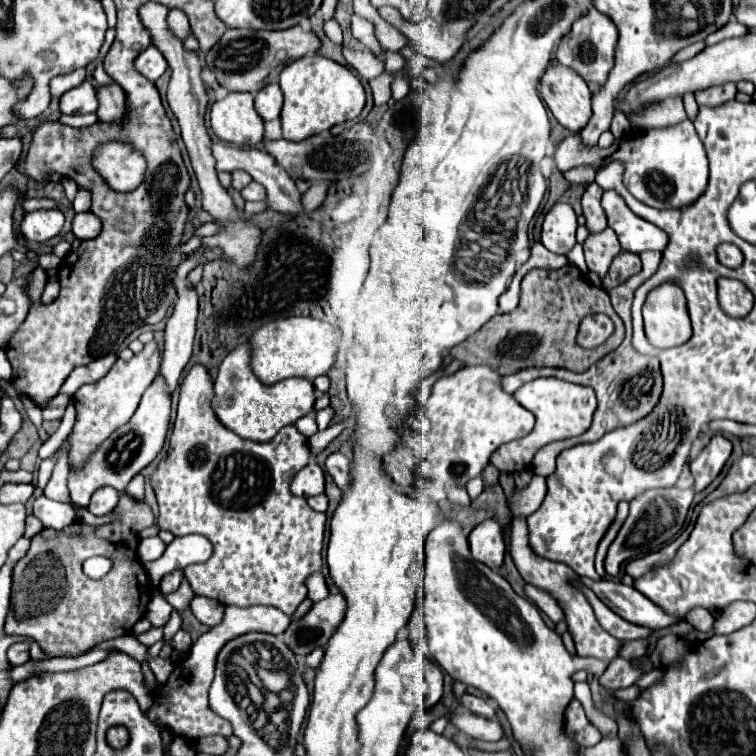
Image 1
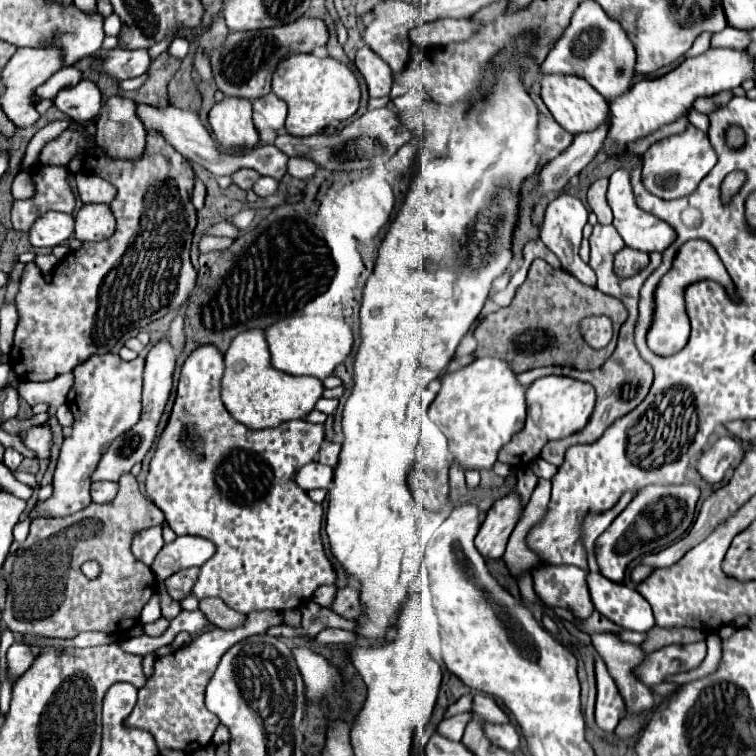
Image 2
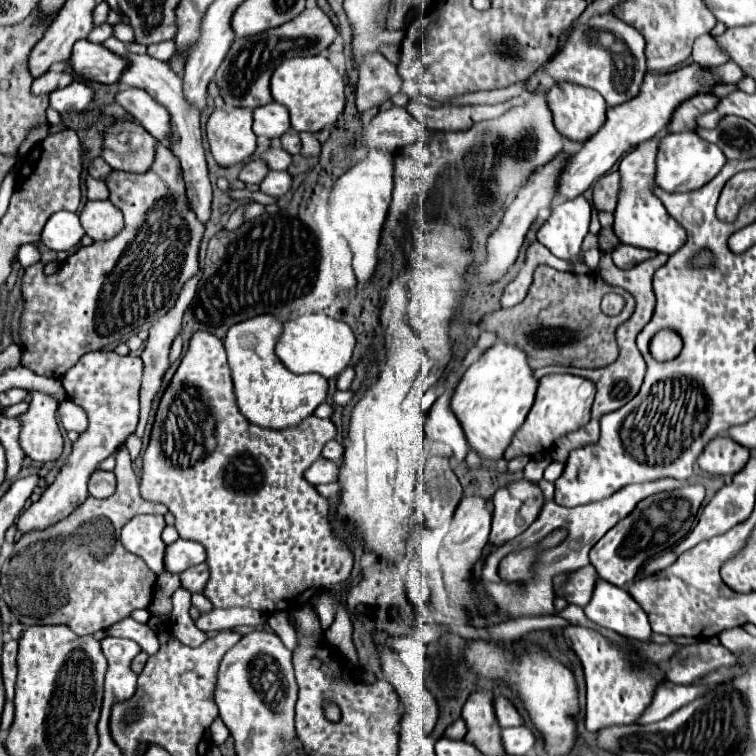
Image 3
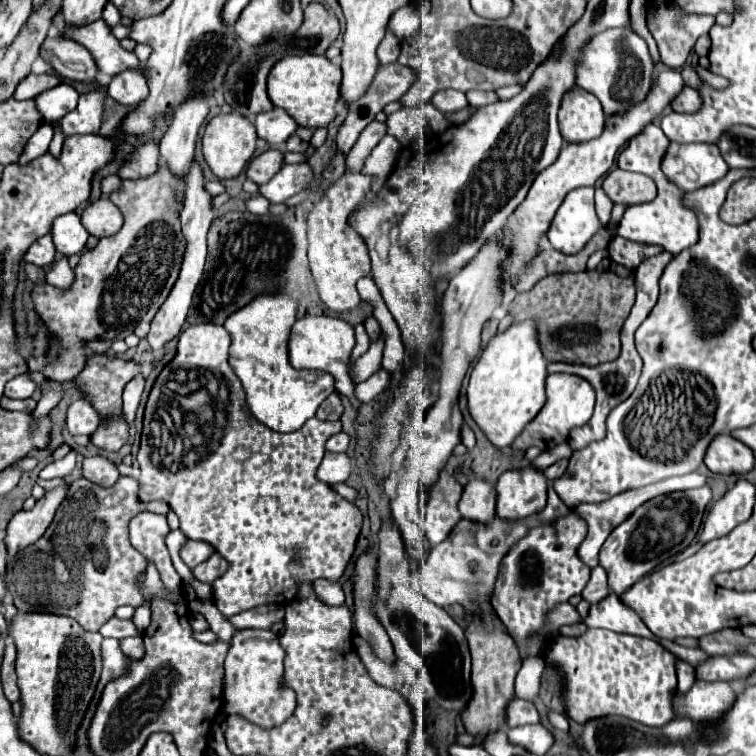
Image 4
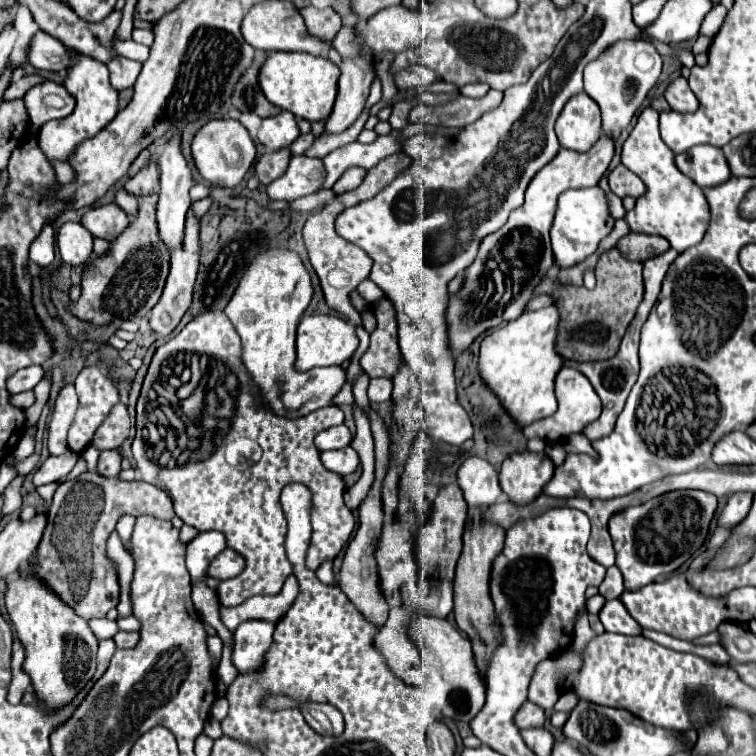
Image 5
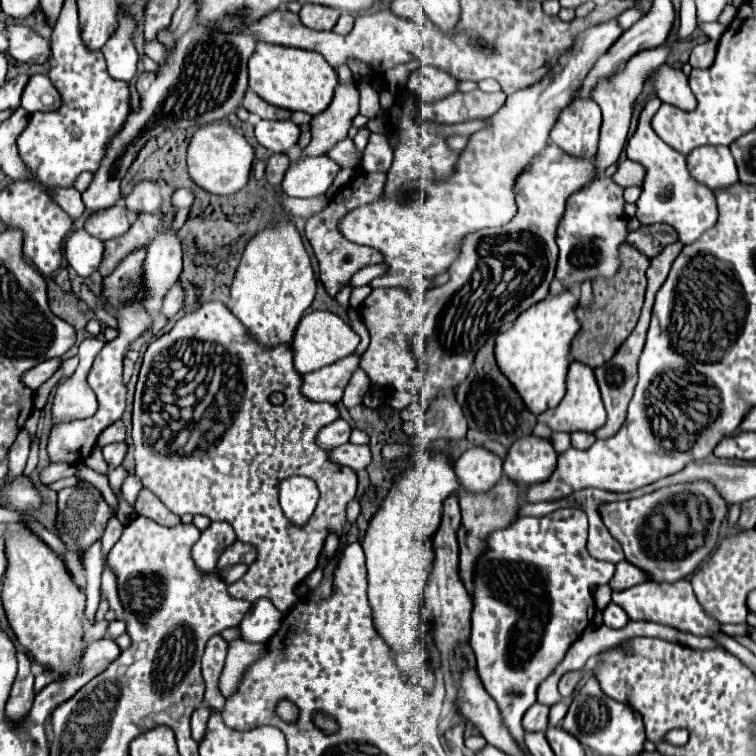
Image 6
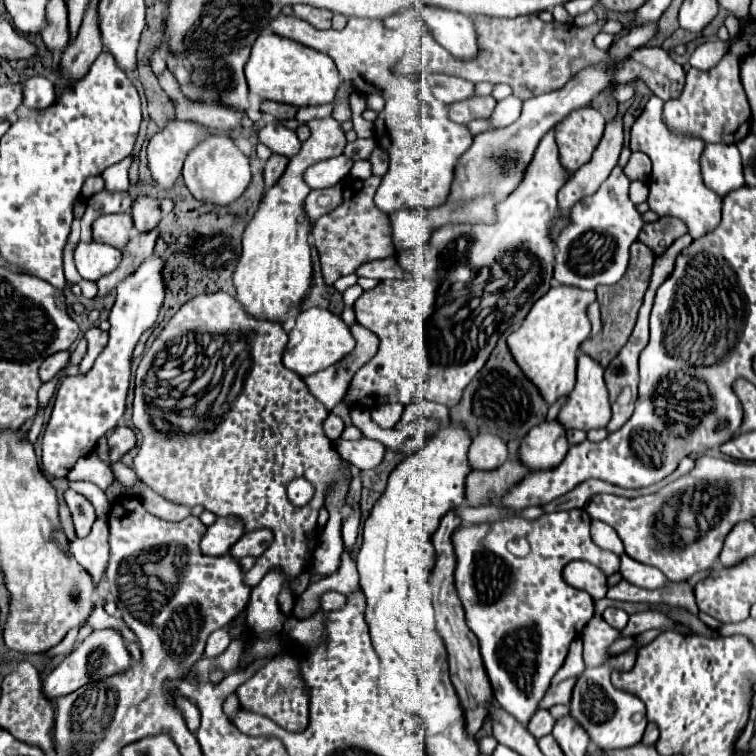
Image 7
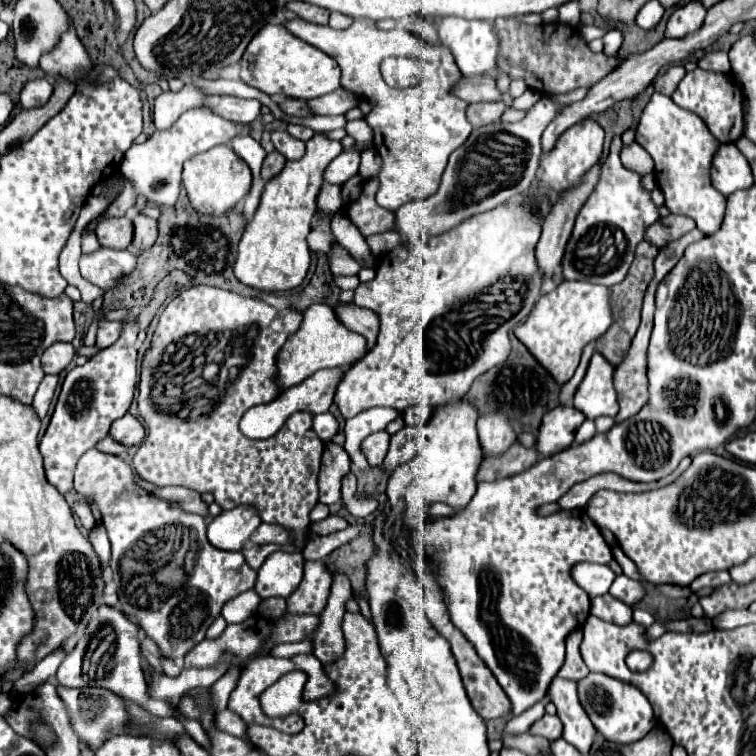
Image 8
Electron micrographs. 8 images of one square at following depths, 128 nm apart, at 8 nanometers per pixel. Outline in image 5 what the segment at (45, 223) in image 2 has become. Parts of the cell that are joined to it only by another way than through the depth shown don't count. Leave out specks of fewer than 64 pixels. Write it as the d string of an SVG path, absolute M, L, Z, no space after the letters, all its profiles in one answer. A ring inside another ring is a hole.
M64 222L58 230L58 252L64 262L86 264L92 256L92 234L80 222Z

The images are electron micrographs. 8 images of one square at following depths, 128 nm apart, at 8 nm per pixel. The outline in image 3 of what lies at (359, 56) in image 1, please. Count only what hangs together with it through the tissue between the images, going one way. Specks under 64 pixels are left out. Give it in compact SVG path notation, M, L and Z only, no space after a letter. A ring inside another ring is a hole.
M380 52L366 56L358 72L360 80L356 88L356 106L360 114L364 114L372 106L382 106L386 100L400 92L398 70Z

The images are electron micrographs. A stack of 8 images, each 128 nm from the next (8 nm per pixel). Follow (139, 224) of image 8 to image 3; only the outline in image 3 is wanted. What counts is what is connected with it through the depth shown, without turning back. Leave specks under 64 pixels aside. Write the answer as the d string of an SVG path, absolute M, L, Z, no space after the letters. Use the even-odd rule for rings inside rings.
M116 120L104 130L102 158L114 170L146 172L154 162L156 138L152 138L140 124L132 120Z

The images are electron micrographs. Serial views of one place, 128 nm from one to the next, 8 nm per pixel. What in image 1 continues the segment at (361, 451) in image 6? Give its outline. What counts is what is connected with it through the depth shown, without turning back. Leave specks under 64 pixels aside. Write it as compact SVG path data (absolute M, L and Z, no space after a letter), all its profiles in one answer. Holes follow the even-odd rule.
M314 458L294 476L294 480L290 484L290 492L294 492L294 496L302 496L302 498L318 496L324 492L324 472L316 464Z

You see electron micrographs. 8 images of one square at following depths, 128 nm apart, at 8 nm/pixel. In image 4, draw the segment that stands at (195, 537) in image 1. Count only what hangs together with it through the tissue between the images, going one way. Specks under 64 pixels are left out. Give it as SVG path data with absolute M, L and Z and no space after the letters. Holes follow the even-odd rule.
M186 540L186 544L180 550L180 558L188 568L198 566L200 562L204 562L206 558L210 558L214 554L214 548L206 542L194 542L194 540Z

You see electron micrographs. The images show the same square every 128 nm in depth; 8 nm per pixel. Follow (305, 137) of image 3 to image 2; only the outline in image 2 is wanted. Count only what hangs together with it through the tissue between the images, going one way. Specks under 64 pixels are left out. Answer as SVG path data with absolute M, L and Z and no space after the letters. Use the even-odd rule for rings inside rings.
M290 158L288 160L288 174L298 180L308 180L316 172L316 164L306 158Z

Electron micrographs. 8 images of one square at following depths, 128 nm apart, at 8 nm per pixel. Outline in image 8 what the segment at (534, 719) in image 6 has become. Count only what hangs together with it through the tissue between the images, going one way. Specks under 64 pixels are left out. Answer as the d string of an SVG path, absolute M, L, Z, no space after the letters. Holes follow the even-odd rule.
M544 714L540 720L536 720L532 726L530 726L530 734L536 734L536 736L542 736L546 740L556 740L562 736L562 724L560 724L560 718L558 716L550 716L550 714Z

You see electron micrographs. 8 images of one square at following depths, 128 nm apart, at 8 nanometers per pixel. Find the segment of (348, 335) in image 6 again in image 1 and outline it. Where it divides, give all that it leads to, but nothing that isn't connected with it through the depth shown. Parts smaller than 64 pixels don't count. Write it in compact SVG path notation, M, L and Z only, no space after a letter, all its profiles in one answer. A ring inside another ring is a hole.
M282 318L282 320L272 320L270 324L264 324L250 336L250 346L252 346L252 370L256 372L256 378L272 386L284 378L306 378L314 380L316 376L322 376L330 370L334 362L334 354L338 348L338 332L332 324L316 320L316 318Z

